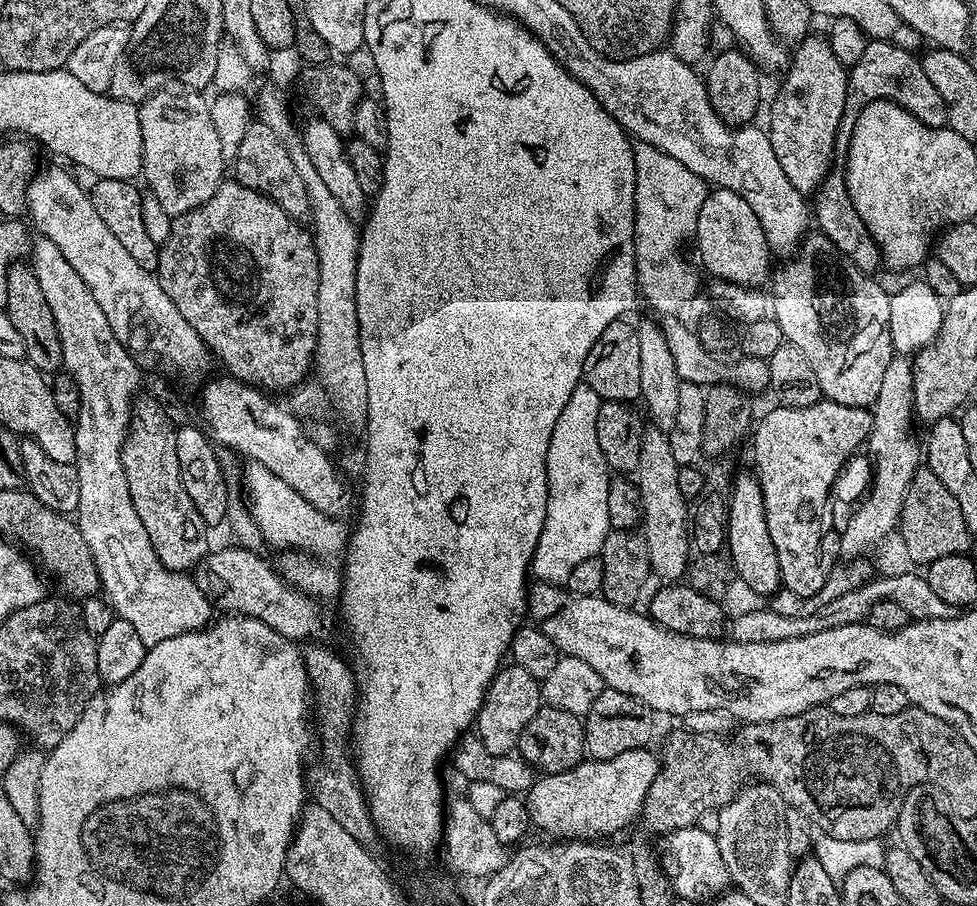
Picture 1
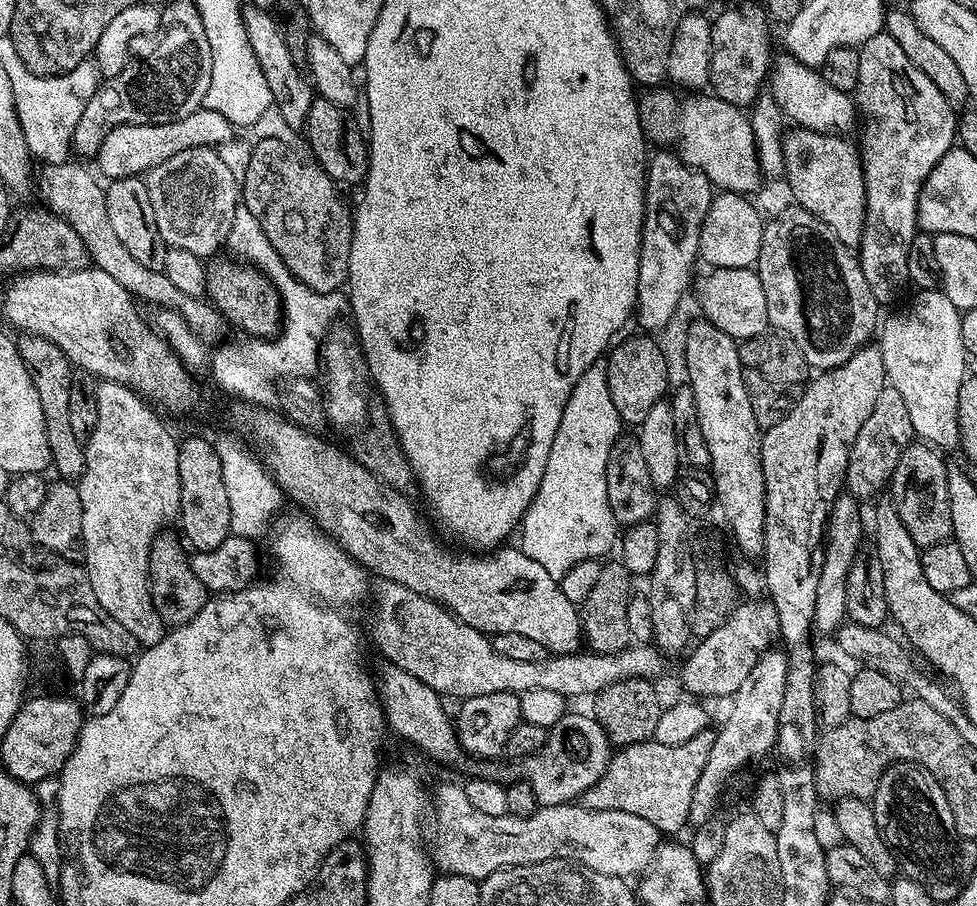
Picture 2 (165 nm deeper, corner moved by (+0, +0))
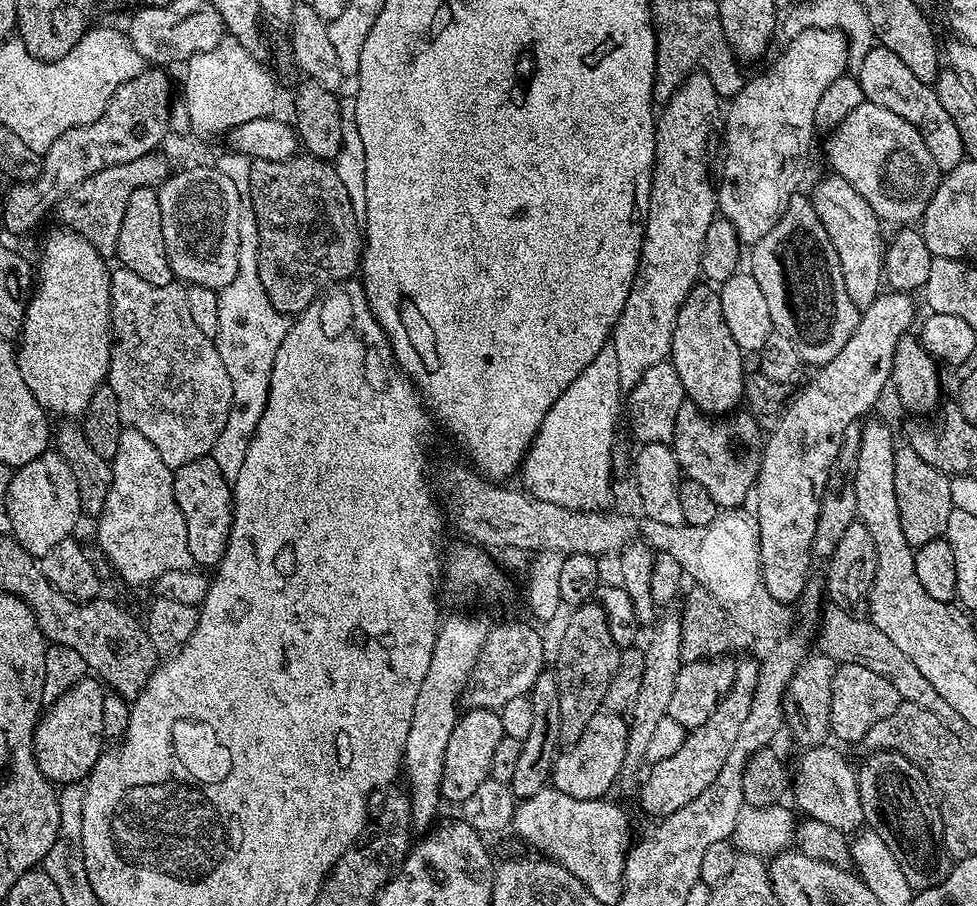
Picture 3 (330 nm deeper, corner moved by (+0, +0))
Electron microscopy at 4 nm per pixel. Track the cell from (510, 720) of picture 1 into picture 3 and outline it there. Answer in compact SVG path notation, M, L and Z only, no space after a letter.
M469 707L468 713L461 715L450 734L450 742L446 742L446 758L442 762L441 797L453 806L463 804L482 782L490 779L490 761L494 758L494 750L498 742L505 736L502 730L502 718L499 711L491 708Z

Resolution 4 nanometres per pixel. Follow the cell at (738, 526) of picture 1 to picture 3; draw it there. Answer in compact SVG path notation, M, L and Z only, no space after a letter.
M697 283L690 290L678 322L674 326L670 363L682 378L685 397L713 418L724 418L736 407L741 407L744 395L743 351L723 320L720 293L707 283Z

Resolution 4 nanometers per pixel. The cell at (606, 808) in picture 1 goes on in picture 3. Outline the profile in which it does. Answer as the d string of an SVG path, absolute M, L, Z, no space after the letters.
M755 659L740 660L736 665L732 688L721 698L710 718L691 729L682 746L670 758L662 758L647 769L639 785L640 804L650 815L663 818L682 810L682 806L694 802L694 798L698 798L698 794L702 794L702 790L706 790L706 786L710 786L714 778L718 778L718 770L722 770L730 749L738 739L738 730L742 730L746 714L750 714L750 702L754 698L754 686L758 682L759 673L760 665Z

